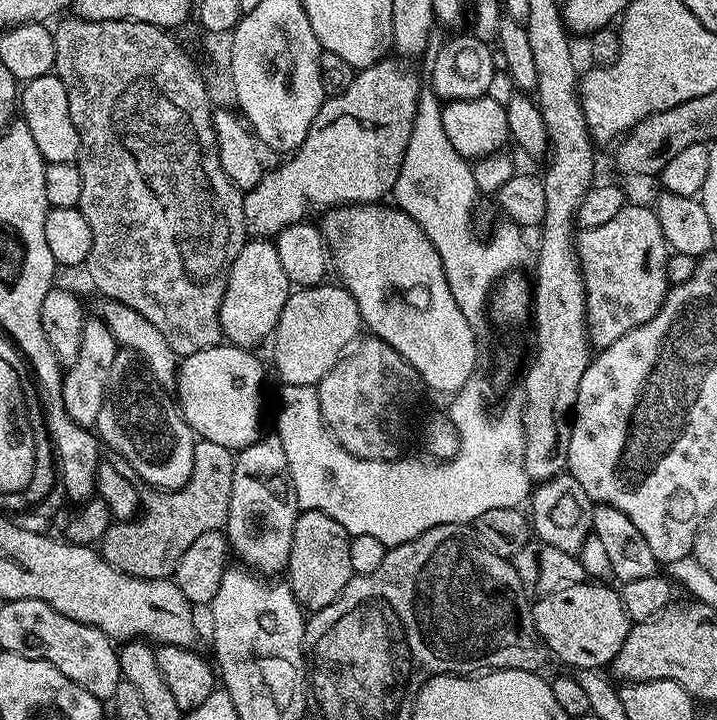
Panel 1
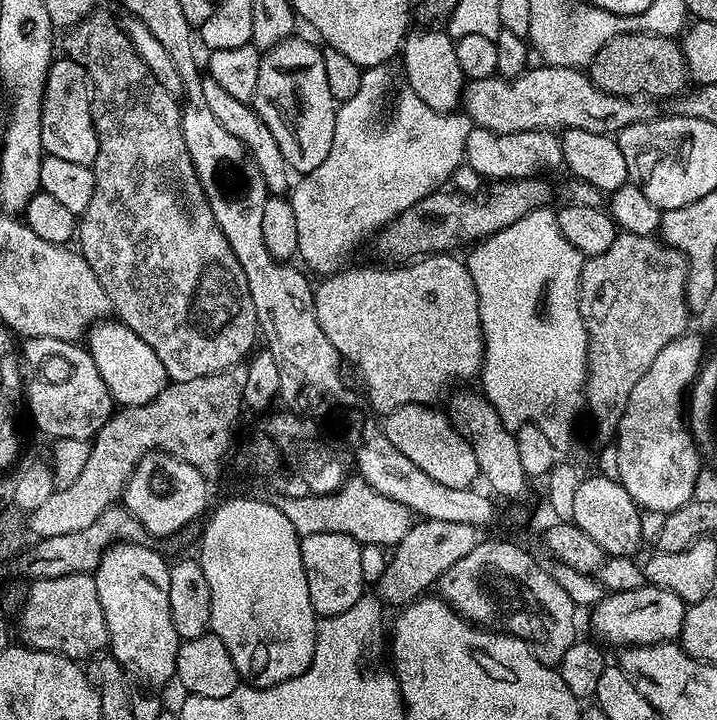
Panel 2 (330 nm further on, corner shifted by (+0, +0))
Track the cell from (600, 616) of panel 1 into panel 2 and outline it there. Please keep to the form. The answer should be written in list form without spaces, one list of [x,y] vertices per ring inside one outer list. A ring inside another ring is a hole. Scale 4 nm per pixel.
[[[651,586],[605,595],[604,599],[598,601],[591,609],[592,628],[597,636],[595,639],[605,640],[608,644],[620,644],[619,646],[675,641],[682,628],[685,607],[684,600],[676,594]]]

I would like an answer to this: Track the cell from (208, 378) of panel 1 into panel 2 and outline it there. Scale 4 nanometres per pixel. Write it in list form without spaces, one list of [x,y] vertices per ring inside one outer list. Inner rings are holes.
[[[101,323],[87,337],[89,340],[86,340],[86,347],[98,366],[98,374],[102,374],[108,392],[117,405],[135,406],[150,403],[169,383],[166,370],[158,360],[158,354],[150,350],[150,346],[146,346],[146,342],[142,342],[142,338],[138,338],[138,334],[134,334],[134,330],[130,330],[125,324],[108,323]]]

